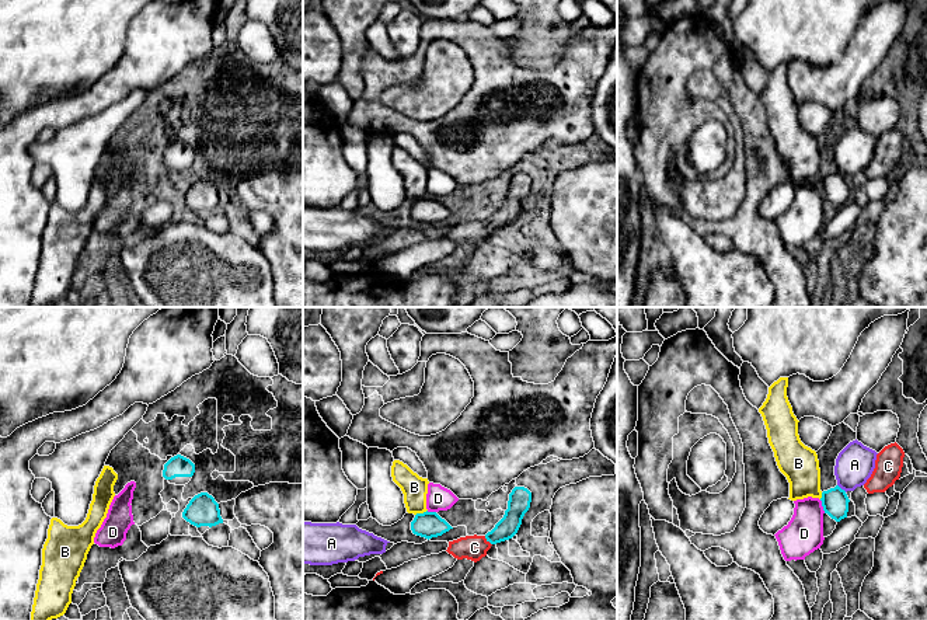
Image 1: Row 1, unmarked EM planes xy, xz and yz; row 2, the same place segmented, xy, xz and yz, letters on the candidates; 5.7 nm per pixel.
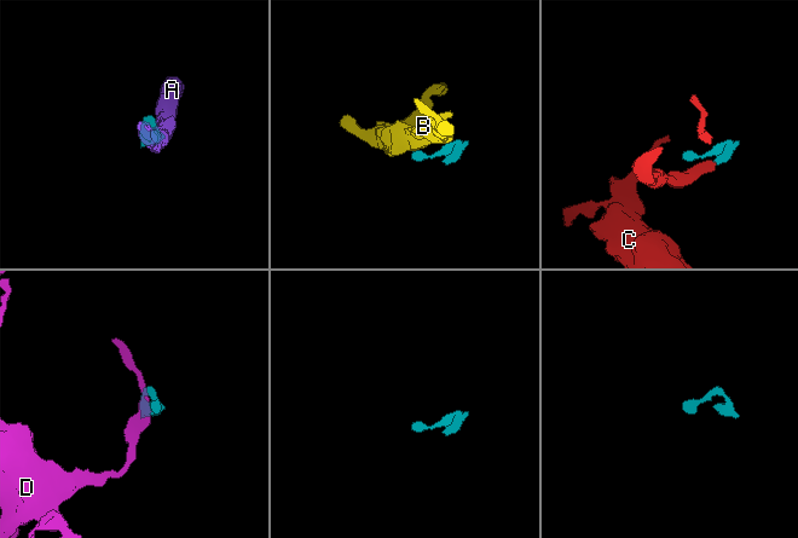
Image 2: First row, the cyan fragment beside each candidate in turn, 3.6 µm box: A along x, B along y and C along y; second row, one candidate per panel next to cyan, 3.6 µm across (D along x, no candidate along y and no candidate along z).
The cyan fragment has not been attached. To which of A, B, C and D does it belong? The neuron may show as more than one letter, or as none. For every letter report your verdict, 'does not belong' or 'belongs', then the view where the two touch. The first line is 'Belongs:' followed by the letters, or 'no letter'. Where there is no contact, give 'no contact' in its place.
Belongs: C
A: does not belong; contact in yz
B: does not belong; contact in xz
C: belongs; contact in xz
D: does not belong; contact in yz

